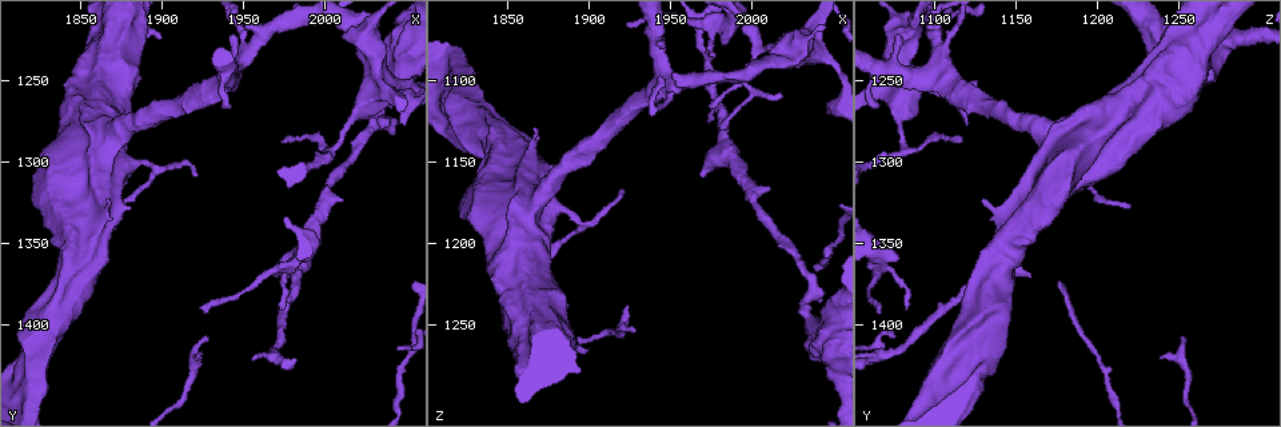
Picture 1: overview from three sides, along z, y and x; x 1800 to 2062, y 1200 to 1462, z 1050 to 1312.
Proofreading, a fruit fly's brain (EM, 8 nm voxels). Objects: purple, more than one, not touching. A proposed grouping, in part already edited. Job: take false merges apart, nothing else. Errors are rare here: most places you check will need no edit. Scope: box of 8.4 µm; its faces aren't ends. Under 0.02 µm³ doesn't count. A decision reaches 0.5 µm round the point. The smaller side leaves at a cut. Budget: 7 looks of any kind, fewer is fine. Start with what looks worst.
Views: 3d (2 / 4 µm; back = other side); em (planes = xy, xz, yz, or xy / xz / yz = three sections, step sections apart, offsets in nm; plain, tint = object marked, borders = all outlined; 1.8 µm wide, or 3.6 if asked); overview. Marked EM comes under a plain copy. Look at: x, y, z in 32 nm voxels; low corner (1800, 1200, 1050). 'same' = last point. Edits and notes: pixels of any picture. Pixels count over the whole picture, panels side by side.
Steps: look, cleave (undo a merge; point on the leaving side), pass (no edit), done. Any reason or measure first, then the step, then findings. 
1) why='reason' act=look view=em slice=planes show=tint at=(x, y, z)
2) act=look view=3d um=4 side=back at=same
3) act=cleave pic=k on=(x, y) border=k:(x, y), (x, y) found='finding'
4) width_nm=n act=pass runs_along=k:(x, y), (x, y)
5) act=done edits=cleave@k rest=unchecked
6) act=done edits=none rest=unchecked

why='branch point' act=look view=3d um=2 at=(1938, 1250, 1110)

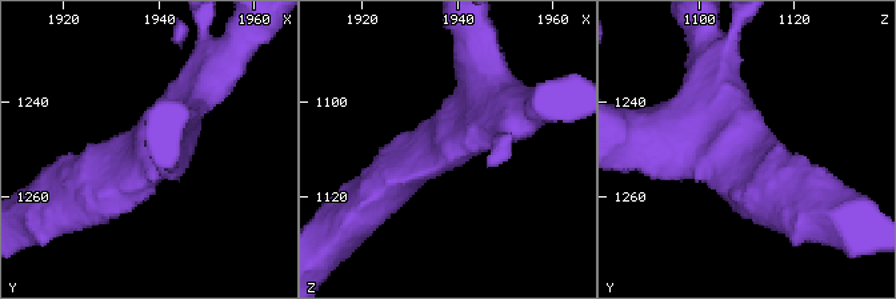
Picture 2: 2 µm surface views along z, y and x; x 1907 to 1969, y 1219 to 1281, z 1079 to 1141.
arms=3 arm_widths_nm=220,280,380 act=look view=em slice=yz step=4 show=tint at=(1939, 1248, 1108)

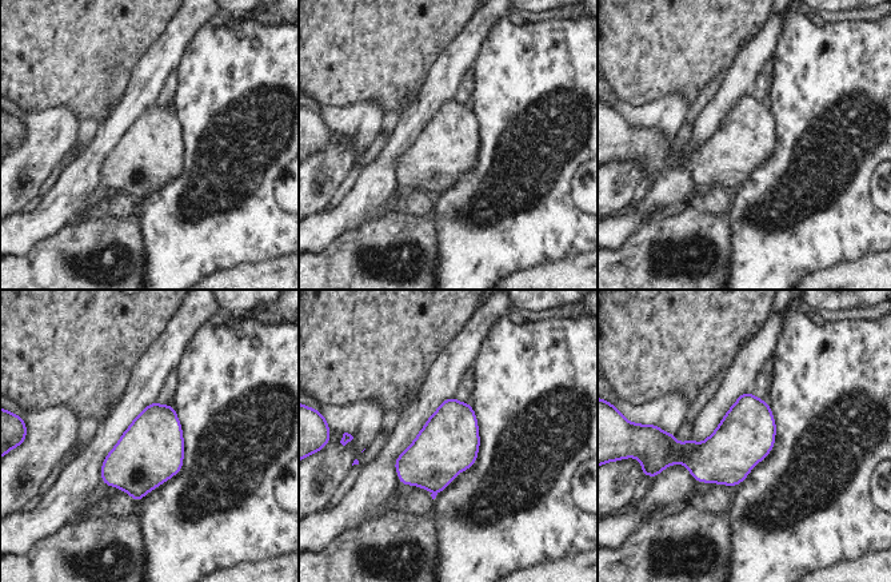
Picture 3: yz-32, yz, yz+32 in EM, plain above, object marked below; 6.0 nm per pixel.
act=pass found='one cell here'

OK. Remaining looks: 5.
act=look view=3d um=4 at=(2036, 1256, 1072)

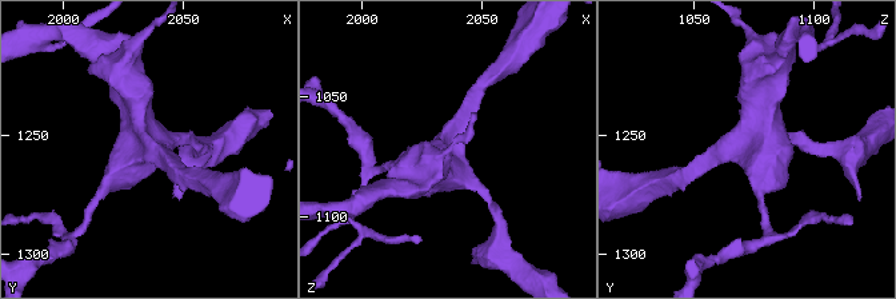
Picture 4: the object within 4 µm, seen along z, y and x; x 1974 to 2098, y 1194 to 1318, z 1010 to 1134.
arms=4 why='need the tissue' act=look view=em um=3.6 slice=planes show=tint at=(2034, 1256, 1072)

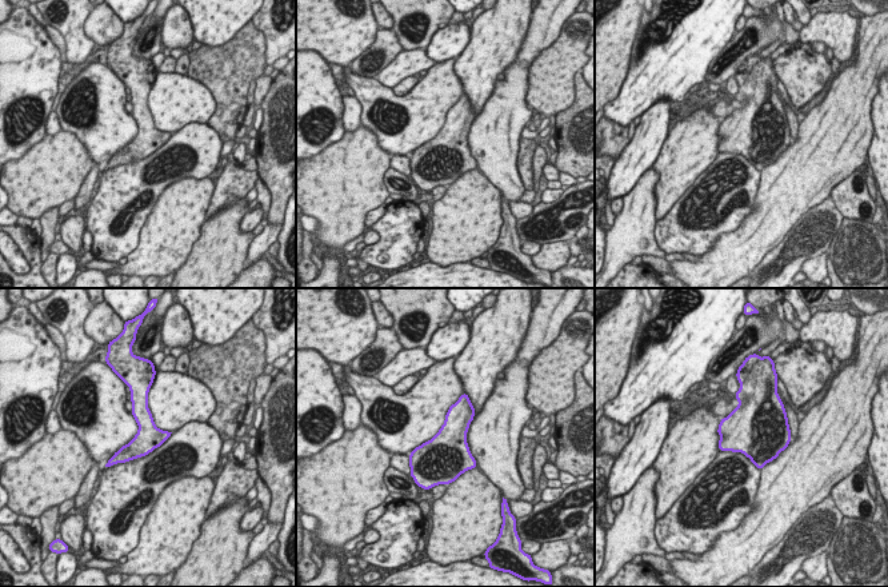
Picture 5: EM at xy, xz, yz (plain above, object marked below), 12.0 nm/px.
act=pass runs_along=5:(139, 400), (143, 436), (116, 459) found='one cell here'

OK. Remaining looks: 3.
why='sharp bend' act=look view=em um=3.6 slice=xz step=8 show=borders at=(1866, 1284, 1172)

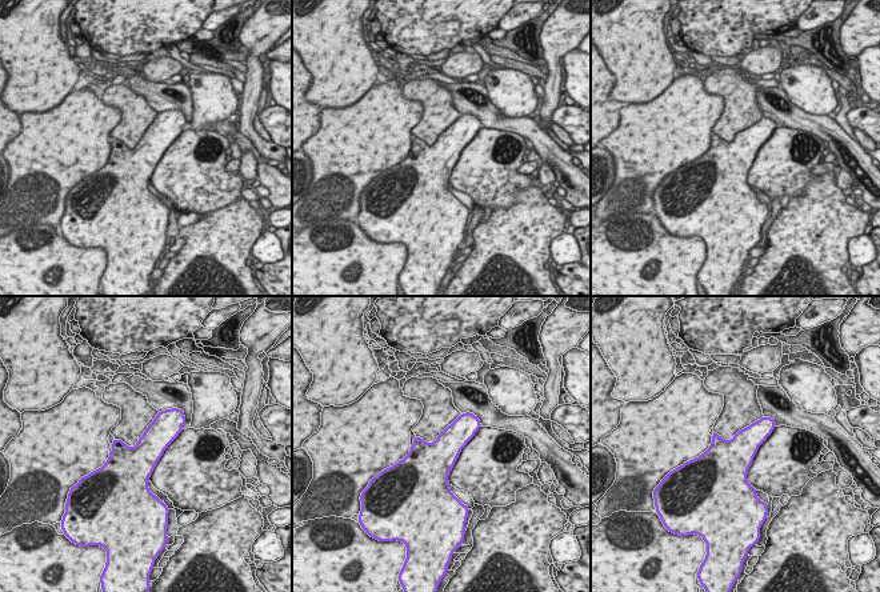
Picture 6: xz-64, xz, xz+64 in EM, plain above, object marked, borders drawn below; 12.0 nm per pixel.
width_nm=360 act=pass found='one cell here'

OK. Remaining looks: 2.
act=done edits=none rest=unchecked

